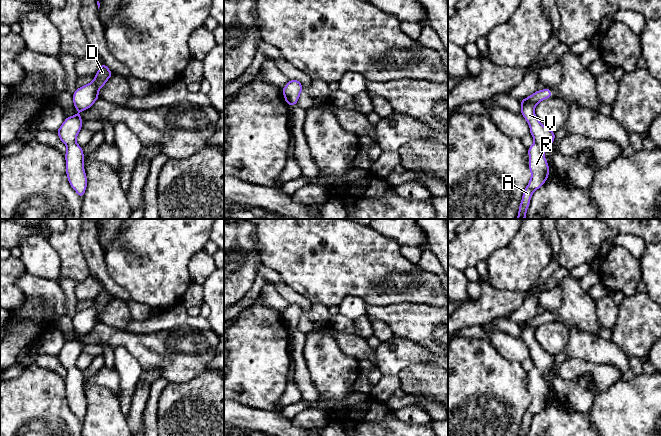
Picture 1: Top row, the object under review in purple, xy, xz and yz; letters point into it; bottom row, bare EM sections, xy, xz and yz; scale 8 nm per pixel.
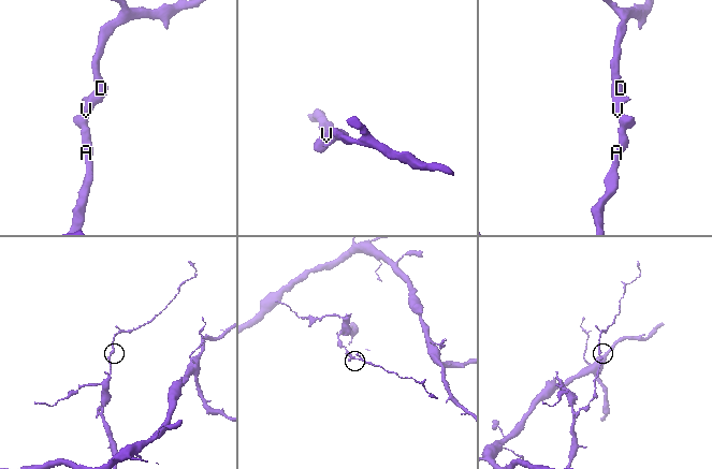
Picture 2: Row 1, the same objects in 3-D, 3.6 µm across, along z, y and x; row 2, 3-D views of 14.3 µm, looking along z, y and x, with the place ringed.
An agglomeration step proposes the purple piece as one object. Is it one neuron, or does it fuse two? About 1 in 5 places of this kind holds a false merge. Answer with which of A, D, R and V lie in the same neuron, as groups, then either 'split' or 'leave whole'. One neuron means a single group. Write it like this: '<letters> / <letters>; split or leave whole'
A D R V; leave whole

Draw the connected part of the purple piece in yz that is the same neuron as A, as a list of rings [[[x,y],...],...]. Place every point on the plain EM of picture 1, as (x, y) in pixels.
[[[545,312],[542,315],[537,314],[531,320],[520,324],[521,338],[529,348],[534,368],[528,372],[531,403],[523,416],[519,436],[527,435],[533,416],[539,413],[549,400],[549,390],[544,380],[544,374],[553,367],[555,357],[537,343],[534,334],[540,325],[551,321],[550,312]]]

